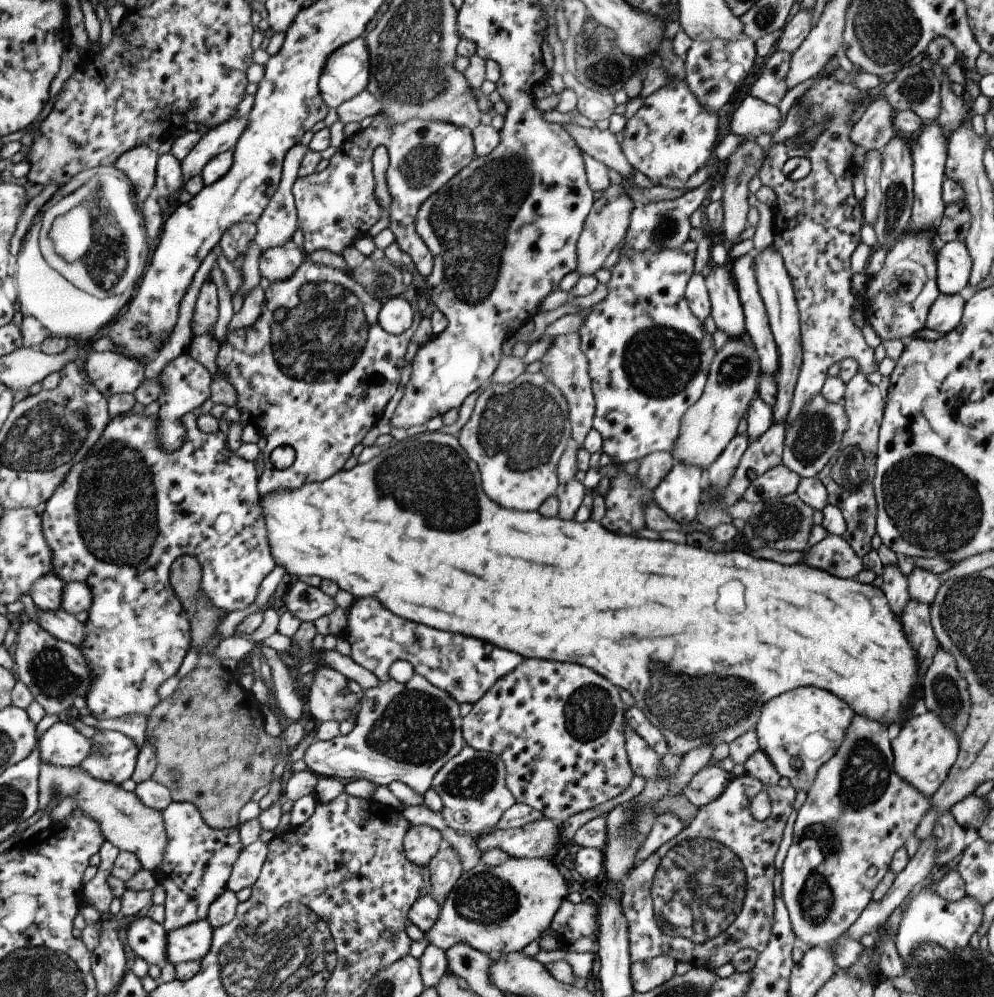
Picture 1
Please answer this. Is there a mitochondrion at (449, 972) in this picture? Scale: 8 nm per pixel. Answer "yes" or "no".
no

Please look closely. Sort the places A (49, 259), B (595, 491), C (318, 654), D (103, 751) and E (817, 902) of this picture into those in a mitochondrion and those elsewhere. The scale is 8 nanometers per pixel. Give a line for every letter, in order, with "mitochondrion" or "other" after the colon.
A: other
B: other
C: other
D: mitochondrion
E: mitochondrion

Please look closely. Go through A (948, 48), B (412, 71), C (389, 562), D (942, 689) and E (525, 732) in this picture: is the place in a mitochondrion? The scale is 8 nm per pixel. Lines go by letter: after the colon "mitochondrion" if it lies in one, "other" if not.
A: other
B: mitochondrion
C: other
D: mitochondrion
E: other

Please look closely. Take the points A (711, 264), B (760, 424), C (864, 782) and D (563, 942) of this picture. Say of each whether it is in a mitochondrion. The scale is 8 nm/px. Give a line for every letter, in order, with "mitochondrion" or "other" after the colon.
A: other
B: other
C: mitochondrion
D: other

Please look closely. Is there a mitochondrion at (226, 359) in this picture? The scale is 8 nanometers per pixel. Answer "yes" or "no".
no

